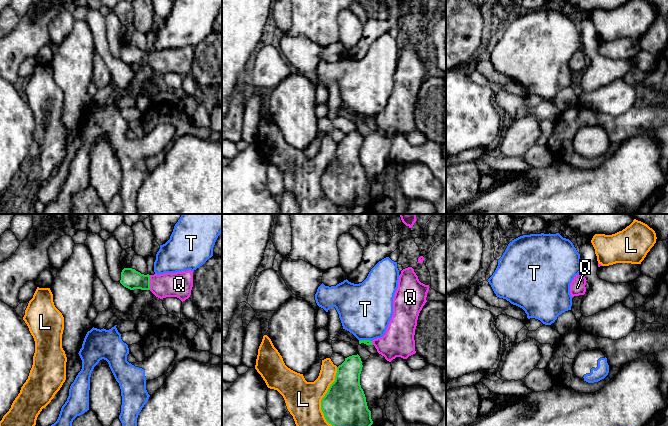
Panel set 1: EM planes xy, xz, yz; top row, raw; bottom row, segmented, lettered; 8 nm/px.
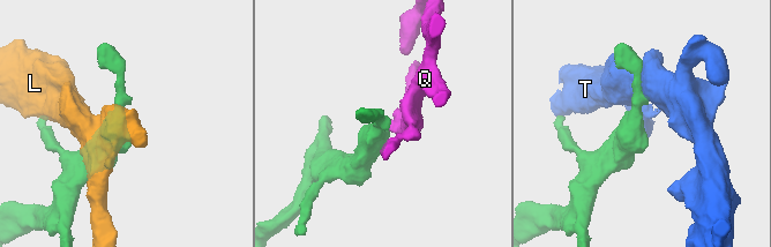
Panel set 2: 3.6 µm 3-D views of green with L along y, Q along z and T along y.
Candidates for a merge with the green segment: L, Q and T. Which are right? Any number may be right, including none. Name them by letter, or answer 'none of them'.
Q

